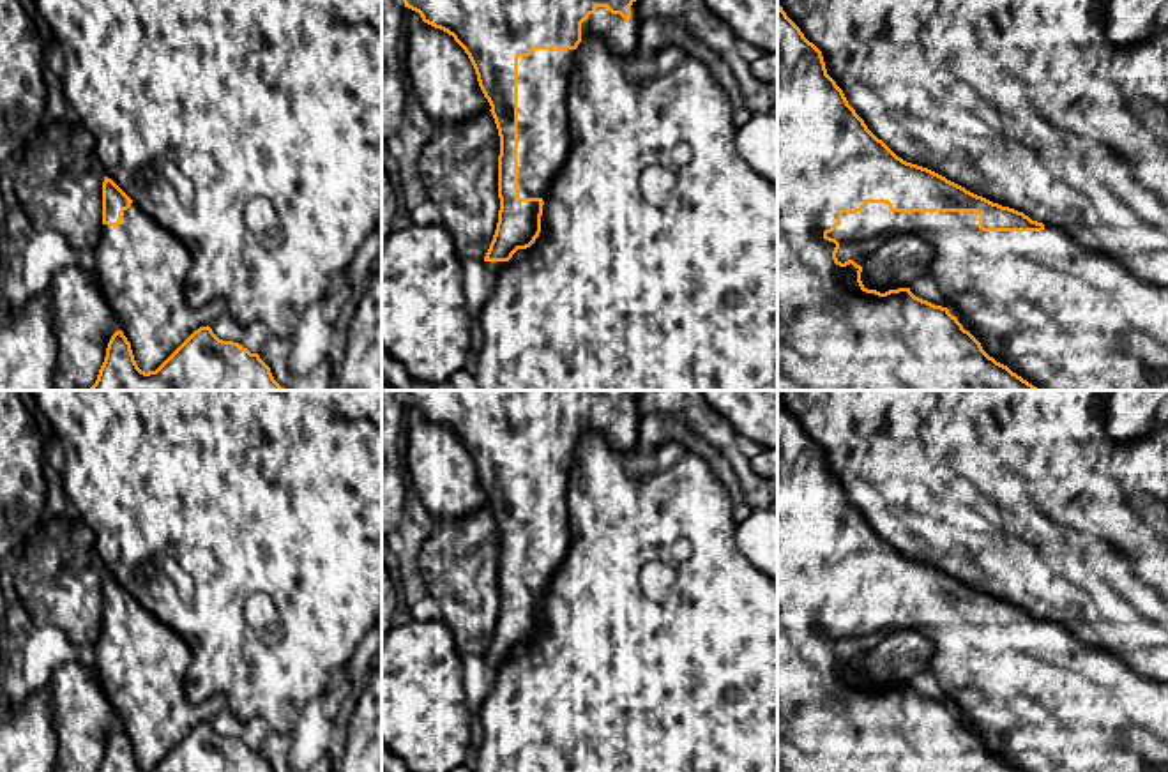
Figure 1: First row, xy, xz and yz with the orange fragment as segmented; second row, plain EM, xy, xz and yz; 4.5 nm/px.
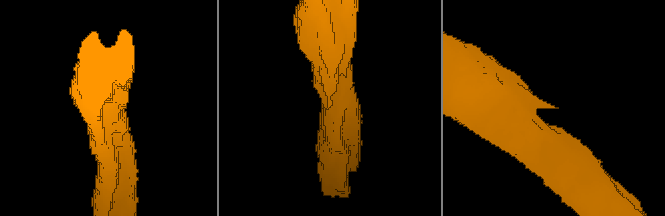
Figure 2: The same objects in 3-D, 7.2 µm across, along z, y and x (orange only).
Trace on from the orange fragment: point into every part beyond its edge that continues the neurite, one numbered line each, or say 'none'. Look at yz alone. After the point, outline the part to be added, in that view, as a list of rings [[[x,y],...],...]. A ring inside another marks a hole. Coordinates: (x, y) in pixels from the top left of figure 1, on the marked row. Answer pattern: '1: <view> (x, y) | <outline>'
1: yz (1062, 317) | [[[866,203],[861,212],[843,212],[841,224],[827,233],[827,237],[839,242],[838,261],[853,260],[861,267],[878,249],[889,247],[901,235],[917,235],[933,246],[933,261],[928,274],[938,284],[945,307],[956,311],[958,322],[981,343],[990,357],[1007,366],[1039,390],[1168,390],[1168,288],[1138,279],[1119,261],[1081,246],[1078,238],[1051,224],[1044,224],[1043,231],[982,231],[977,212],[891,212],[887,203]]]

